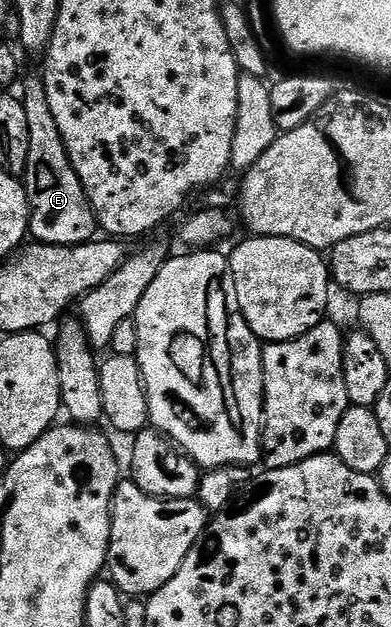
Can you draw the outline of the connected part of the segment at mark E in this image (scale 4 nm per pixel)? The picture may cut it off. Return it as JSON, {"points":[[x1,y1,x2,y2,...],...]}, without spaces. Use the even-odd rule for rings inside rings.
{"points":[[37,73,29,76,26,74,22,78,22,85,21,100,29,128,29,154,26,171,21,178,30,207,28,234,38,244,83,245,96,238,99,228,95,212,68,157,57,121,53,117,52,108,49,107,48,93,45,91,42,76]]}

